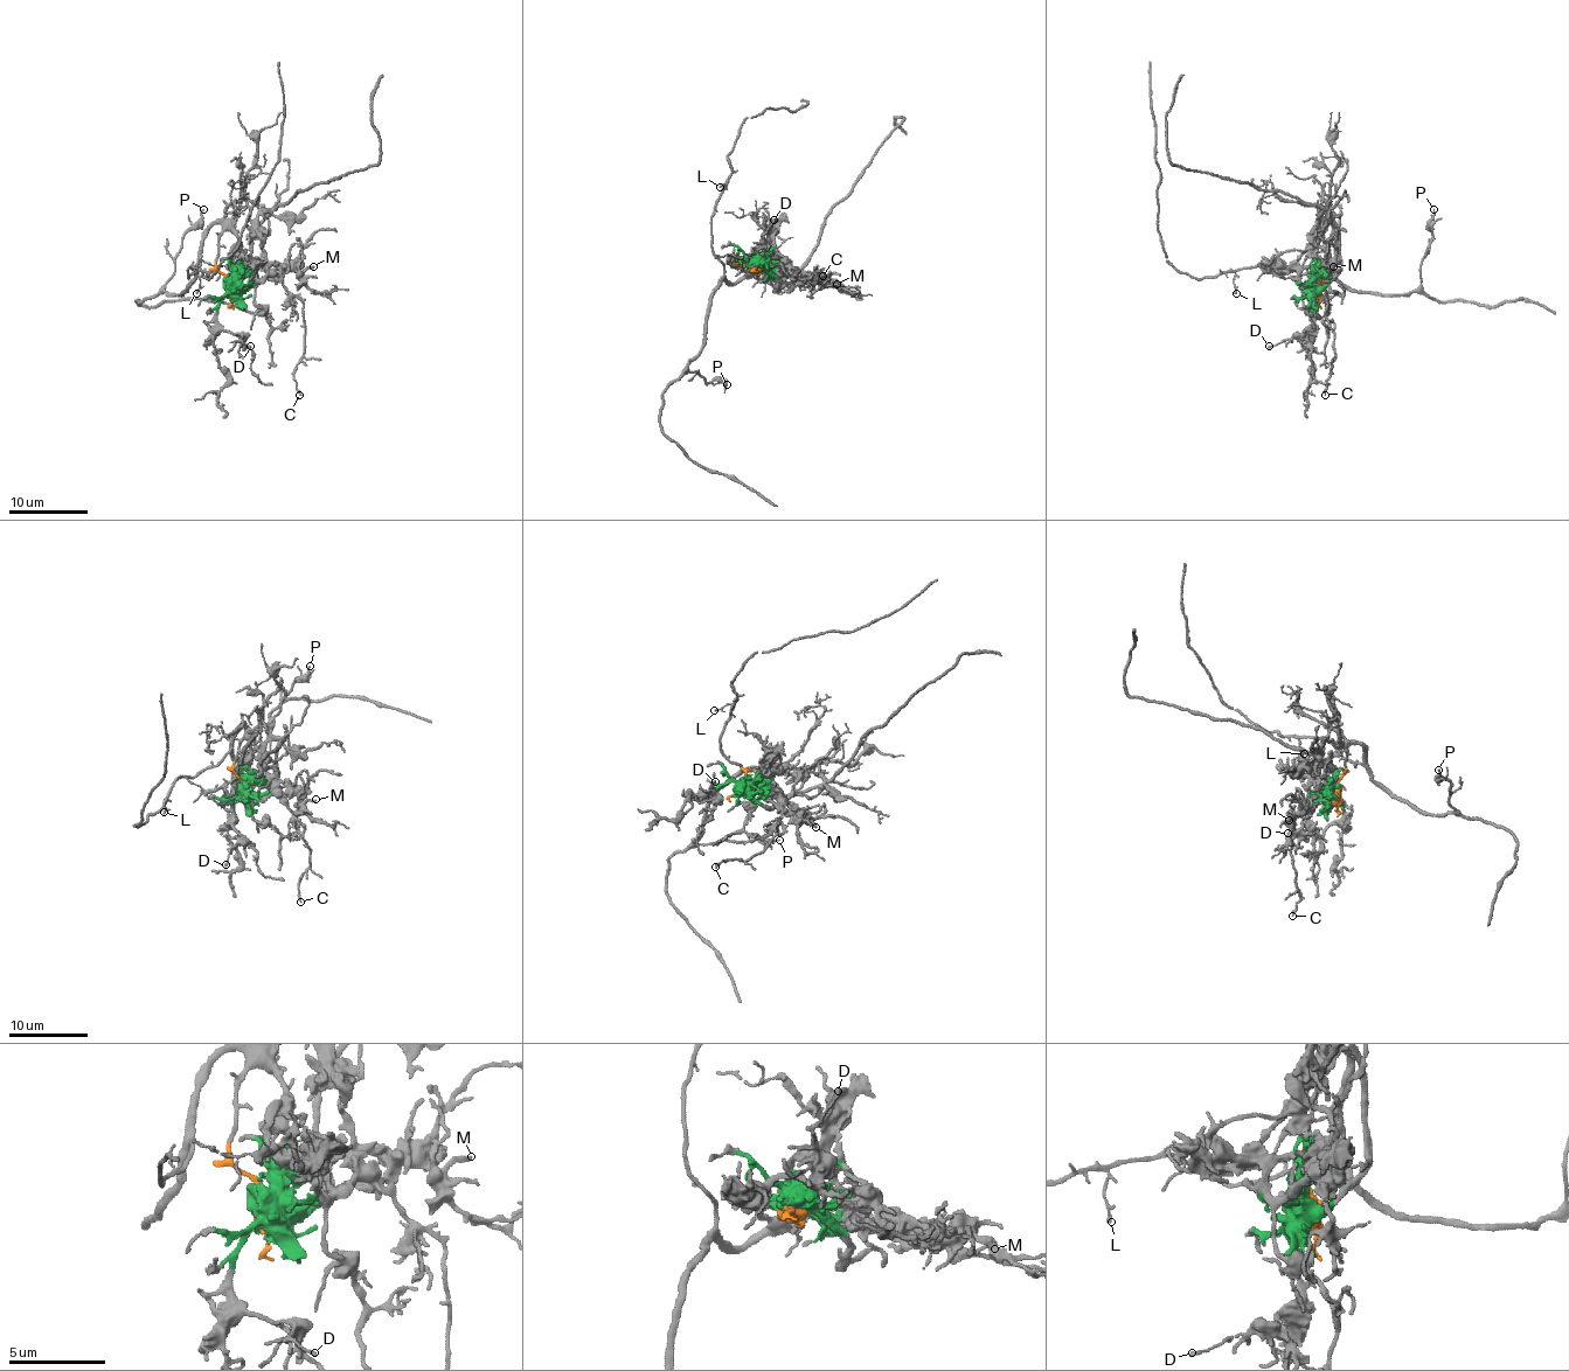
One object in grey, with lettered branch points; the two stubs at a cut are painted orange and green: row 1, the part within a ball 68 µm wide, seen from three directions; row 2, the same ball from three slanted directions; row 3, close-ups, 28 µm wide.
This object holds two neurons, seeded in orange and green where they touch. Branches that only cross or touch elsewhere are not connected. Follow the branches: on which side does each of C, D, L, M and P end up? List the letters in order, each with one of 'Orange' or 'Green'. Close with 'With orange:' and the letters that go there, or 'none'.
C: Green
D: Green
L: Orange
M: Green
P: Orange
With orange: L, P

